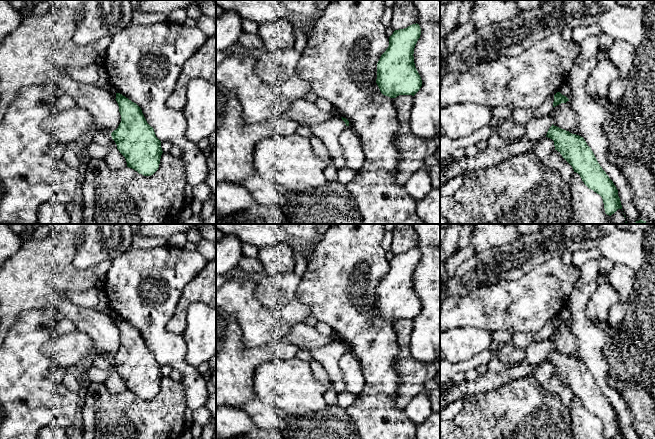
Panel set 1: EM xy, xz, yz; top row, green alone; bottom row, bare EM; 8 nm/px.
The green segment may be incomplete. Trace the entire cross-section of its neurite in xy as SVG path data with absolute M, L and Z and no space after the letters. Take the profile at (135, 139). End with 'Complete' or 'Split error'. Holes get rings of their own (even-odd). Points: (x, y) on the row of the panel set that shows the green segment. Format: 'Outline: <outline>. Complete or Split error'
Outline: M120 93L116 99L121 122L111 133L119 152L125 157L127 167L144 176L153 175L159 168L161 141L156 137L141 108Z. Complete

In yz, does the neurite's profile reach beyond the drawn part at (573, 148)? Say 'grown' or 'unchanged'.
unchanged

